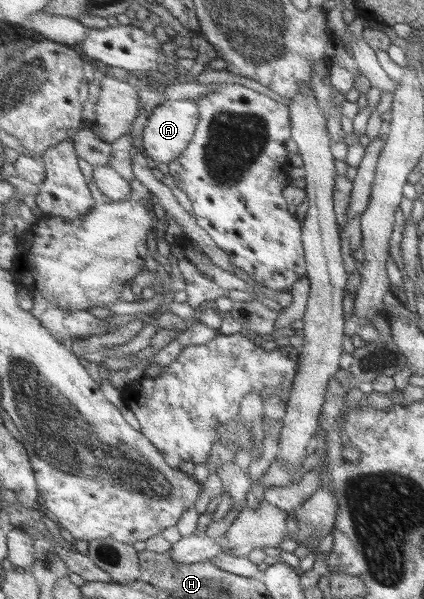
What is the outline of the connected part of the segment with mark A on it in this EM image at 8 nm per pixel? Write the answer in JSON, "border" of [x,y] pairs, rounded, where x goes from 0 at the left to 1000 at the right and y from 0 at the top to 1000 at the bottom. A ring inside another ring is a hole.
{"border":[[[389,167],[358,187],[335,219],[342,257],[377,274],[399,275],[429,260],[460,225],[469,205],[469,177],[460,167]]]}

